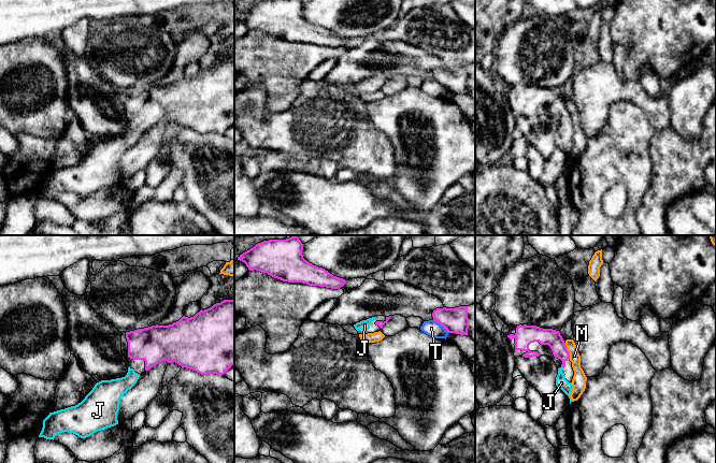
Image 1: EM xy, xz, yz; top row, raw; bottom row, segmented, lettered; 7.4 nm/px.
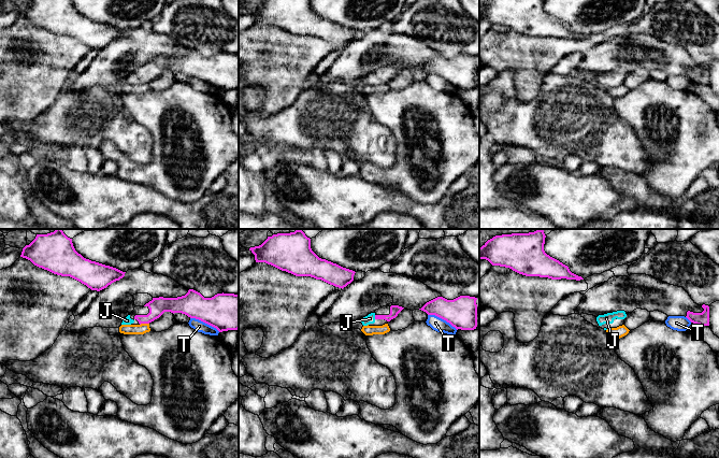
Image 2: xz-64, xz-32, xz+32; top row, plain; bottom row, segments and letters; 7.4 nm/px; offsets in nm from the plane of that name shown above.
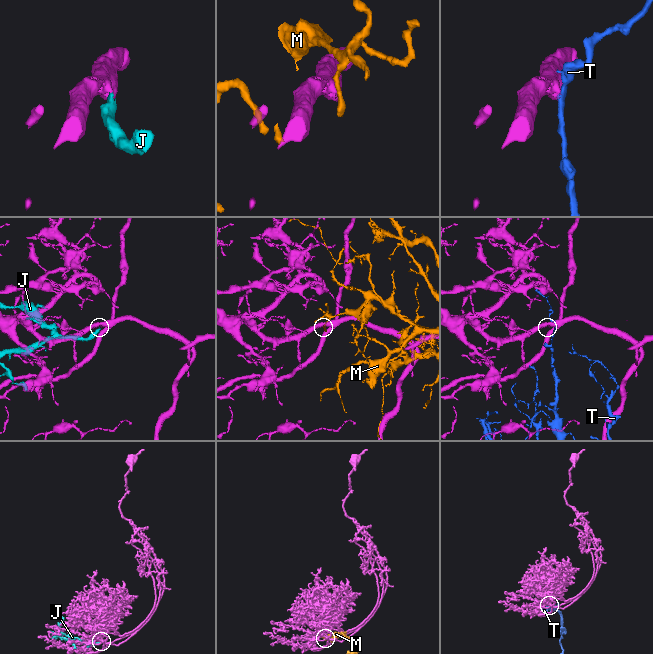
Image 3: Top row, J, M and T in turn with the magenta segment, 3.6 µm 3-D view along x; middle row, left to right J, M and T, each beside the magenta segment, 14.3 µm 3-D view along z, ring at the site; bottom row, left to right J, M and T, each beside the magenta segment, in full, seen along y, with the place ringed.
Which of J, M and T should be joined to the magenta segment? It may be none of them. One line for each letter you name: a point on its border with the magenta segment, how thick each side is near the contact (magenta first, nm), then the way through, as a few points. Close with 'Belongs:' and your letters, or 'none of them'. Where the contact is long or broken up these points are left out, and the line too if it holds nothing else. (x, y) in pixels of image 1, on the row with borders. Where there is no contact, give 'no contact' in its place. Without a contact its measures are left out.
J: yz (563, 366) | 130/90 nm | across yz (552, 337), (563, 355), (563, 366), (561, 382)
Belongs: J

